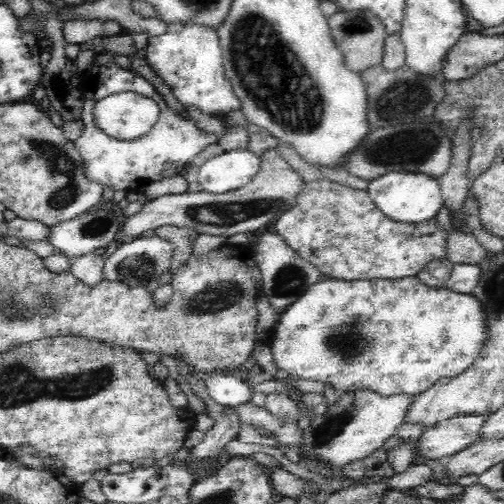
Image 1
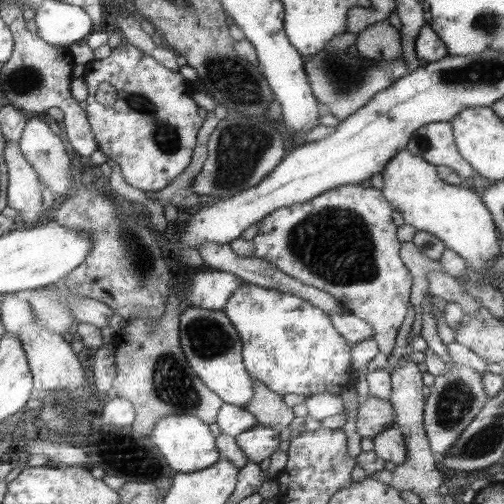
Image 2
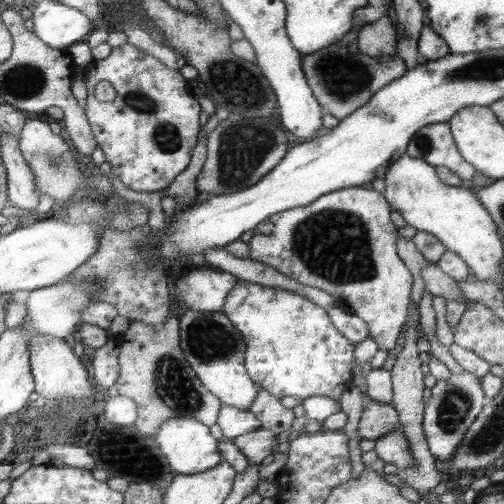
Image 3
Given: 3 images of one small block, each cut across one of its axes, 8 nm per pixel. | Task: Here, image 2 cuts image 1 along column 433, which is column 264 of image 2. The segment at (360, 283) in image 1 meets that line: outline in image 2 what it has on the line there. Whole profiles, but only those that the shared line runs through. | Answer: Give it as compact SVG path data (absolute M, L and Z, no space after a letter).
M245 282L235 292L231 292L221 312L227 316L227 320L231 320L235 330L239 330L241 334L243 362L247 374L253 378L253 382L265 384L273 394L279 394L281 398L285 394L299 394L309 398L323 392L339 396L339 392L349 384L349 372L351 372L349 354L353 352L349 352L345 338L337 334L337 330L329 320L329 314L323 312L323 308L315 308L315 304L299 296Z

